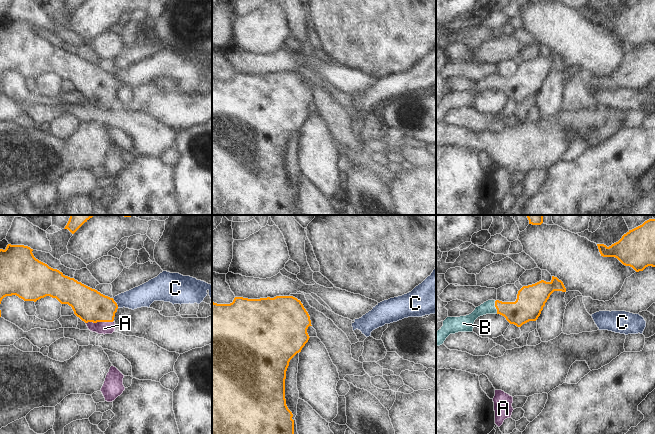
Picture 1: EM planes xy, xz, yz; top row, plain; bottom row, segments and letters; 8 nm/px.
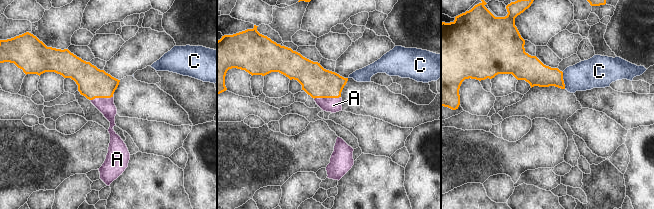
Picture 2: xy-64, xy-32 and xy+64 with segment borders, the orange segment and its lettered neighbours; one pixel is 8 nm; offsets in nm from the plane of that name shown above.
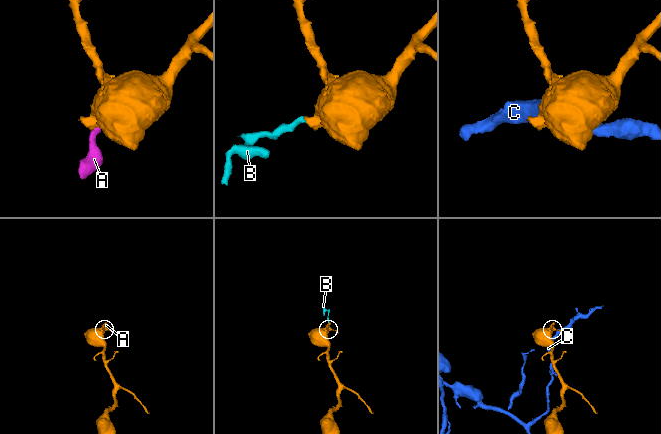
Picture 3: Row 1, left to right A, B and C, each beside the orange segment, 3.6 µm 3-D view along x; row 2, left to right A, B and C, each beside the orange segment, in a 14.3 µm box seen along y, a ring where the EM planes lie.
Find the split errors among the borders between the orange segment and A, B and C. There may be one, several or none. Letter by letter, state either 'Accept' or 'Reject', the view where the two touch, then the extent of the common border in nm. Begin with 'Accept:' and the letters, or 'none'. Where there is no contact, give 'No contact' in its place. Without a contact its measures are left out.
Accept: A, B
A: Accept. Touches orange in xy. Shared border 220 nm
B: Accept. Touches orange in yz. Shared border 110 nm
C: Reject. Touches orange in xy. Shared border 80 nm.

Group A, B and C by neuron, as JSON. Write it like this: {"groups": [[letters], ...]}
{"groups": [["A", "B"], ["C"]]}

